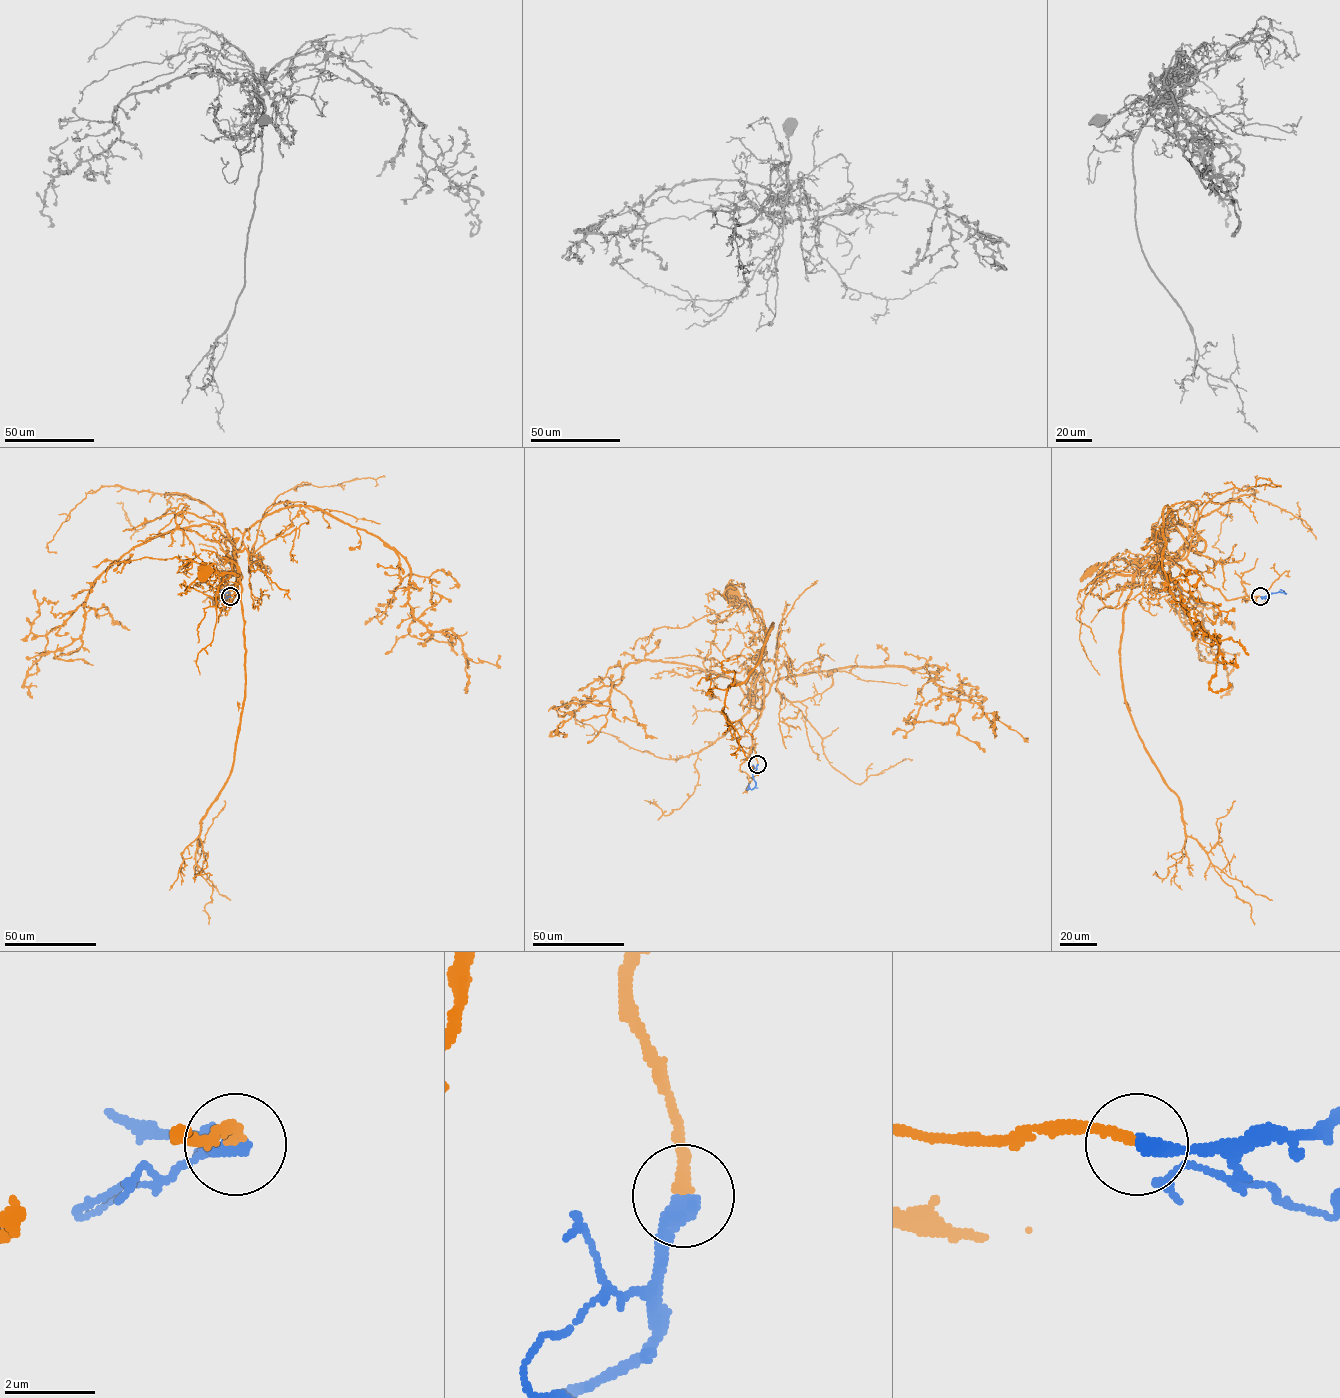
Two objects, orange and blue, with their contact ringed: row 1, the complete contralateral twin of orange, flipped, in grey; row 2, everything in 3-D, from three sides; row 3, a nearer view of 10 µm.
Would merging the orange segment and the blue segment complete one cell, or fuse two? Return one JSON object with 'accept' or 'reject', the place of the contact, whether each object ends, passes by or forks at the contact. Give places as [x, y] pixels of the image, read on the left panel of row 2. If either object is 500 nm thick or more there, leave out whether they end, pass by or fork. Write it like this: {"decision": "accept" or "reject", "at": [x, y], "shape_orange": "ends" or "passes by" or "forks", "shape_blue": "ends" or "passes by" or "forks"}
{"decision": "accept", "at": [230, 596], "shape_orange": "ends", "shape_blue": "ends"}

